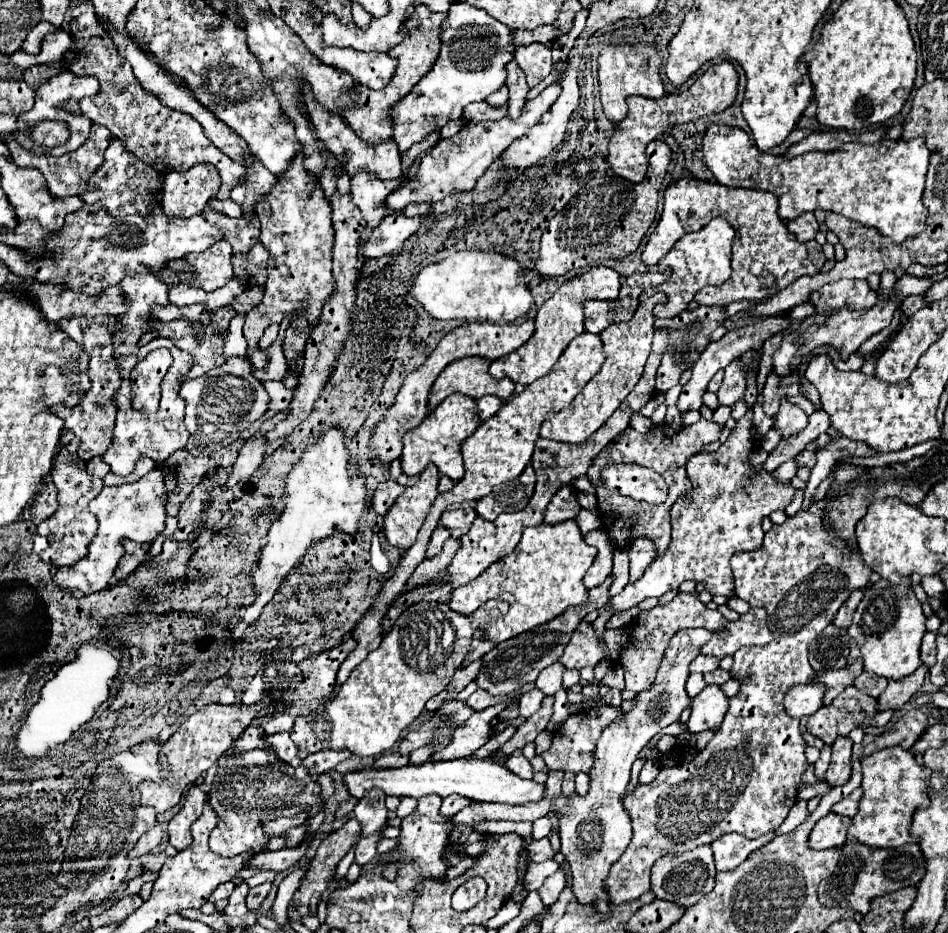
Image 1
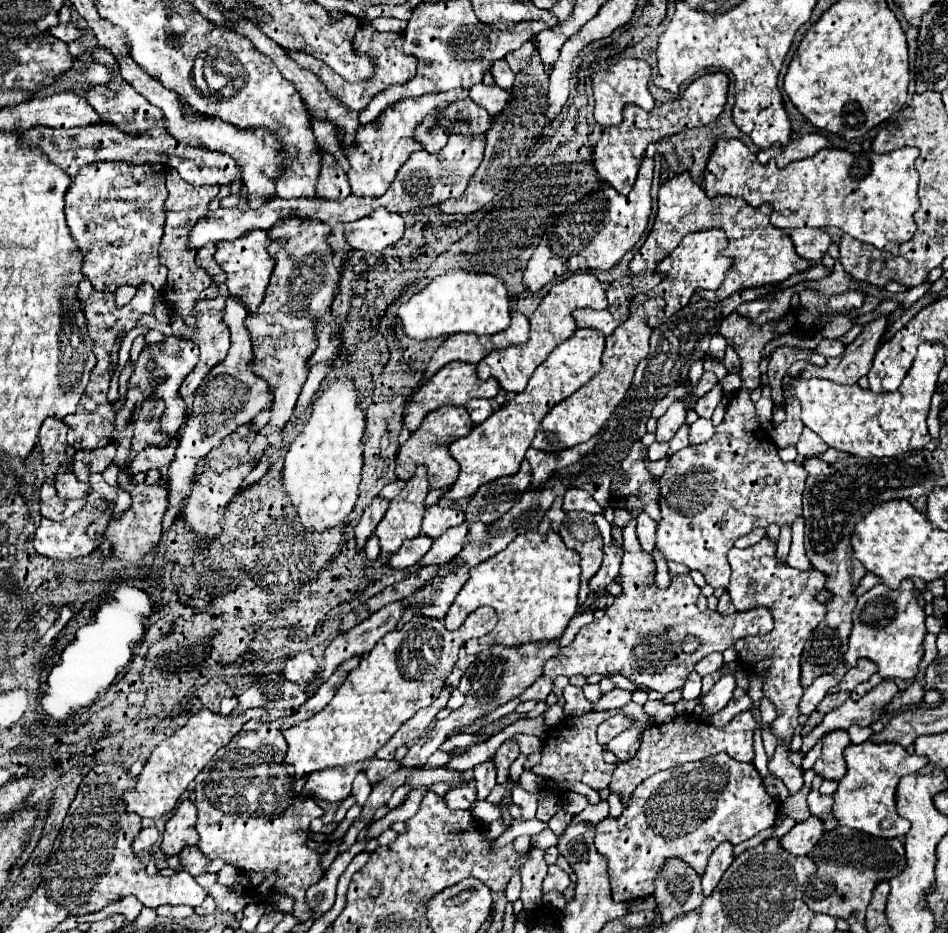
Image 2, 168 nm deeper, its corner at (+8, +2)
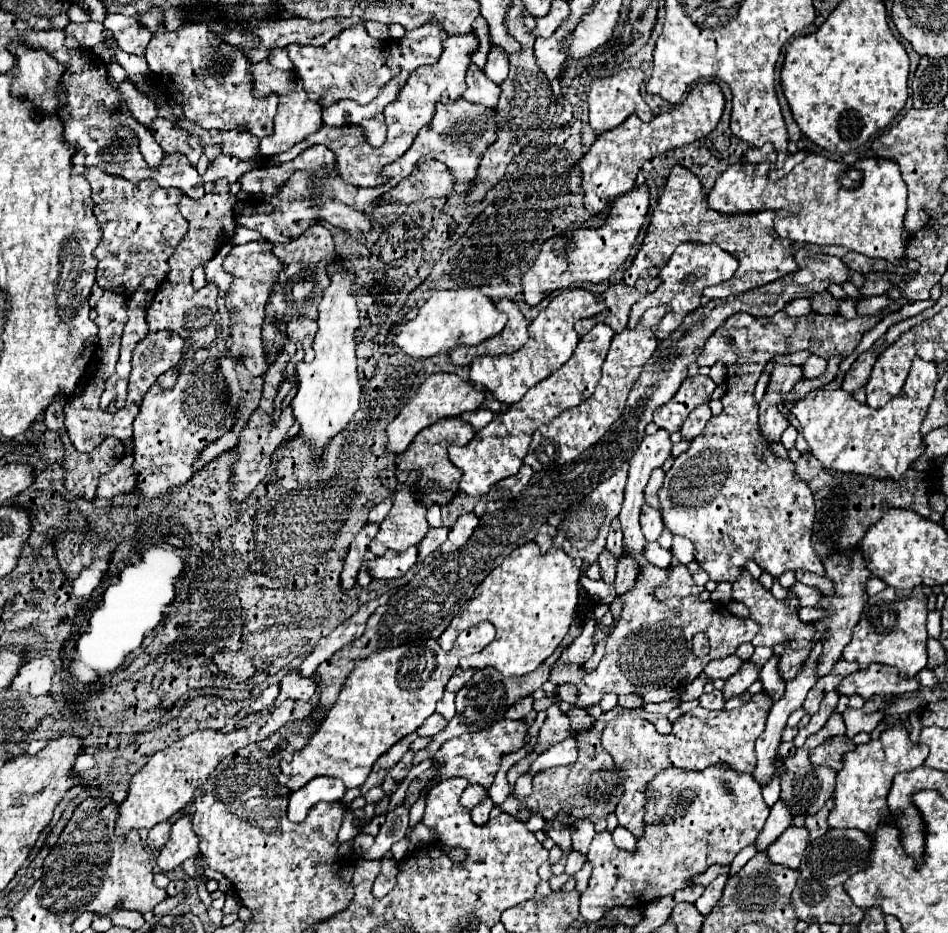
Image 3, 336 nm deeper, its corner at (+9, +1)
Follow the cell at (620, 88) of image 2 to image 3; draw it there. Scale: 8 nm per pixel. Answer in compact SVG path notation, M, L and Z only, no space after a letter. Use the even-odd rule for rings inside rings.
M624 69L612 77L592 81L592 87L588 93L588 109L590 109L590 127L594 129L596 135L618 127L620 123L624 123L634 113L646 123L652 119L652 111L640 95L642 81L644 81L644 73L640 69Z

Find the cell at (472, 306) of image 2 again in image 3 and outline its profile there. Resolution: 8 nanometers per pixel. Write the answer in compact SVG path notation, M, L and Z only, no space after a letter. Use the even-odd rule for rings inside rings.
M450 289L436 291L424 307L420 307L418 317L400 325L400 333L394 337L394 343L412 359L428 359L438 353L450 353L458 345L474 347L490 337L496 337L506 325L506 315L502 315L492 299L482 295L478 289Z

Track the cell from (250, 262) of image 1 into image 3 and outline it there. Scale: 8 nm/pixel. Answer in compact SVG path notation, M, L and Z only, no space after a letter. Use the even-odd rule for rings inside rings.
M256 241L235 245L223 262L226 273L230 273L234 277L230 289L226 291L226 297L224 297L226 309L228 309L230 321L232 321L230 353L232 353L232 357L240 359L254 377L262 377L270 367L270 363L266 359L264 341L262 341L262 323L264 323L264 311L266 311L268 299L274 293L274 285L276 285L278 273L282 269L282 263L272 252L272 247L273 245L270 243Z

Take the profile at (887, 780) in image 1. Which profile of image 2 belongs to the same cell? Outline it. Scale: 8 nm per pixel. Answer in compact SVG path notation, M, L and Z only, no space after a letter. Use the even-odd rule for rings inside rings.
M849 744L845 748L845 760L847 760L847 774L843 780L839 780L839 788L835 792L835 804L833 814L839 820L841 826L849 826L855 830L863 830L871 836L881 838L899 838L909 832L909 822L897 814L895 808L895 792L897 784L903 776L919 772L923 766L927 766L927 758L909 754L899 744ZM883 818L891 818L893 826L889 830L883 830L879 822Z

